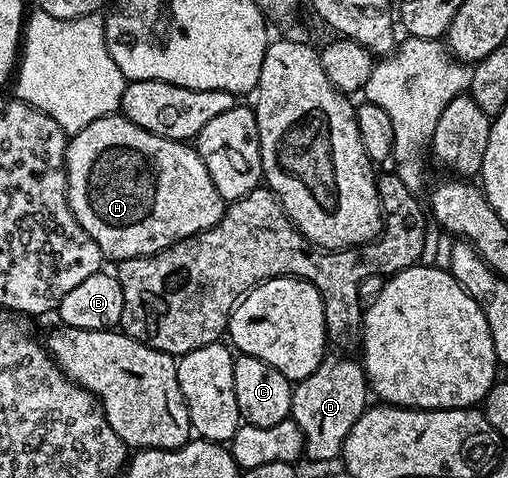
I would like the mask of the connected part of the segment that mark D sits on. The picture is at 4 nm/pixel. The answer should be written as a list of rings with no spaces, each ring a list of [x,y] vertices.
[[[328,353],[321,360],[321,364],[317,364],[317,368],[313,373],[294,383],[291,392],[291,412],[290,421],[297,424],[297,428],[301,428],[303,433],[303,453],[309,459],[315,462],[331,462],[340,457],[343,452],[343,445],[349,436],[349,432],[353,428],[353,424],[357,424],[357,420],[363,415],[363,411],[369,405],[369,387],[367,384],[367,374],[363,370],[362,361],[346,358],[343,354]]]

